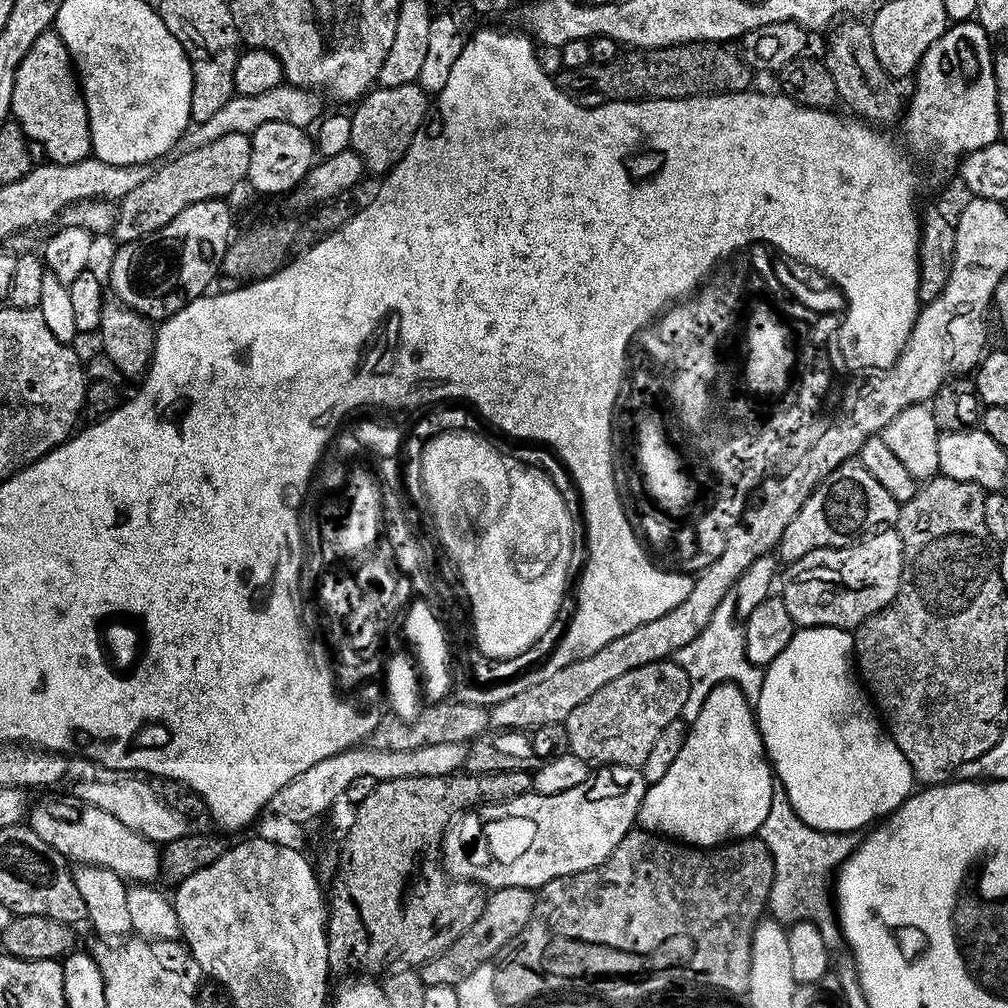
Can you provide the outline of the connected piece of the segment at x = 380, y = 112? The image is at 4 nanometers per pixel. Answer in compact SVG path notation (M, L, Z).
M419 83L397 88L377 87L359 101L351 113L354 126L351 151L360 155L365 169L371 175L373 172L374 175L383 177L404 161L405 154L429 116L430 97Z

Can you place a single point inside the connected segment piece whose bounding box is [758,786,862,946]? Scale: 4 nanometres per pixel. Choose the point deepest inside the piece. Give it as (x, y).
(806, 861)

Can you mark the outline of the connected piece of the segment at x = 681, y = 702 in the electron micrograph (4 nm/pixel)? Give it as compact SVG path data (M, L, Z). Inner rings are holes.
M671 659L663 660L650 666L642 666L642 670L630 670L630 674L610 682L603 690L598 690L590 702L578 706L574 714L566 721L568 728L567 751L573 756L582 758L593 769L602 768L639 768L643 769L646 758L650 758L650 750L658 742L658 737L670 722L681 719L684 707L690 698L690 678L686 670L682 670Z

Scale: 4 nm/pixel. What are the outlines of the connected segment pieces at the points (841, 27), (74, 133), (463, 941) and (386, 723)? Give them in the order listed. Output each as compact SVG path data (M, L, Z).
M856 18L845 19L837 23L827 37L826 63L830 74L834 74L834 86L838 86L840 104L848 107L853 117L873 126L899 125L906 112L906 96L900 93L900 88L896 85L899 84L897 77L888 73L882 62L878 62L871 27L867 23L860 23L864 22Z
M55 31L42 34L22 62L14 82L12 114L29 141L40 142L45 147L45 154L51 163L74 166L93 155L90 118L80 90L78 73L71 54Z
M497 888L491 893L486 902L486 910L482 910L482 918L450 946L438 958L426 962L419 969L422 982L427 988L434 986L446 986L459 989L470 978L470 974L476 973L482 966L493 963L505 948L526 930L530 921L534 920L534 910L538 903L538 896L531 888Z
M456 702L433 704L423 709L419 719L413 722L397 718L385 719L372 735L370 744L373 748L405 748L422 750L426 746L446 746L447 744L471 745L479 741L484 731L490 728L490 712L485 705Z

